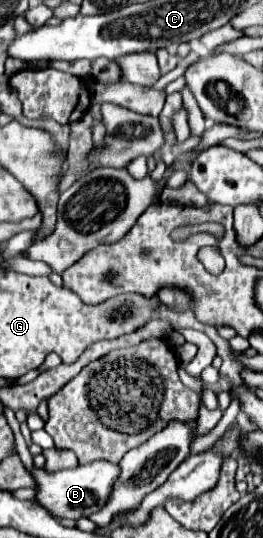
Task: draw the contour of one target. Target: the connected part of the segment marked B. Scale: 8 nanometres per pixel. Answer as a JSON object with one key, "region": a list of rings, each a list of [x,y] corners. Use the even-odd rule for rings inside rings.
{"region":[[[20,432],[16,434],[16,438],[18,438],[16,440],[16,448],[18,448],[20,458],[24,460],[24,464],[28,464],[28,468],[32,468],[32,474],[36,476],[36,482],[40,484],[36,500],[50,514],[62,516],[62,518],[70,518],[70,520],[78,520],[82,516],[98,512],[108,502],[108,498],[112,494],[112,488],[114,488],[114,482],[120,476],[120,466],[118,464],[108,462],[108,460],[94,460],[90,464],[82,464],[82,466],[70,468],[70,470],[60,470],[60,472],[48,474],[48,472],[40,470],[40,468],[34,468],[32,454],[28,452],[28,446],[26,446],[26,442],[24,442],[24,438],[22,438]]]}

